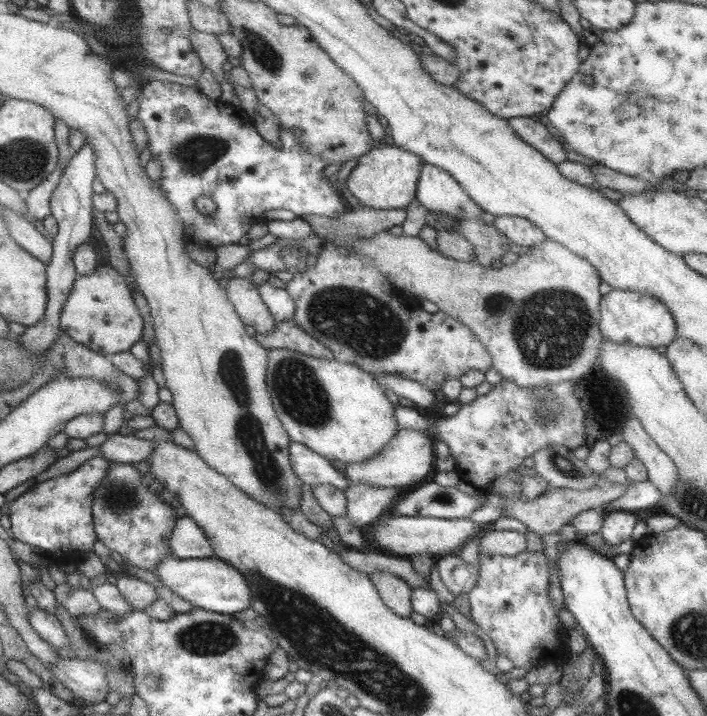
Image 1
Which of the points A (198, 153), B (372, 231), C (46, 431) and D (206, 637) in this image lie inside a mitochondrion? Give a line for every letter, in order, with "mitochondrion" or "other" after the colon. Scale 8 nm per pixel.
A: mitochondrion
B: other
C: other
D: mitochondrion

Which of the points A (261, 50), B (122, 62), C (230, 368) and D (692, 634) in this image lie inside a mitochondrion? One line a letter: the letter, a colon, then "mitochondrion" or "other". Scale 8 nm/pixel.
A: mitochondrion
B: other
C: mitochondrion
D: mitochondrion

